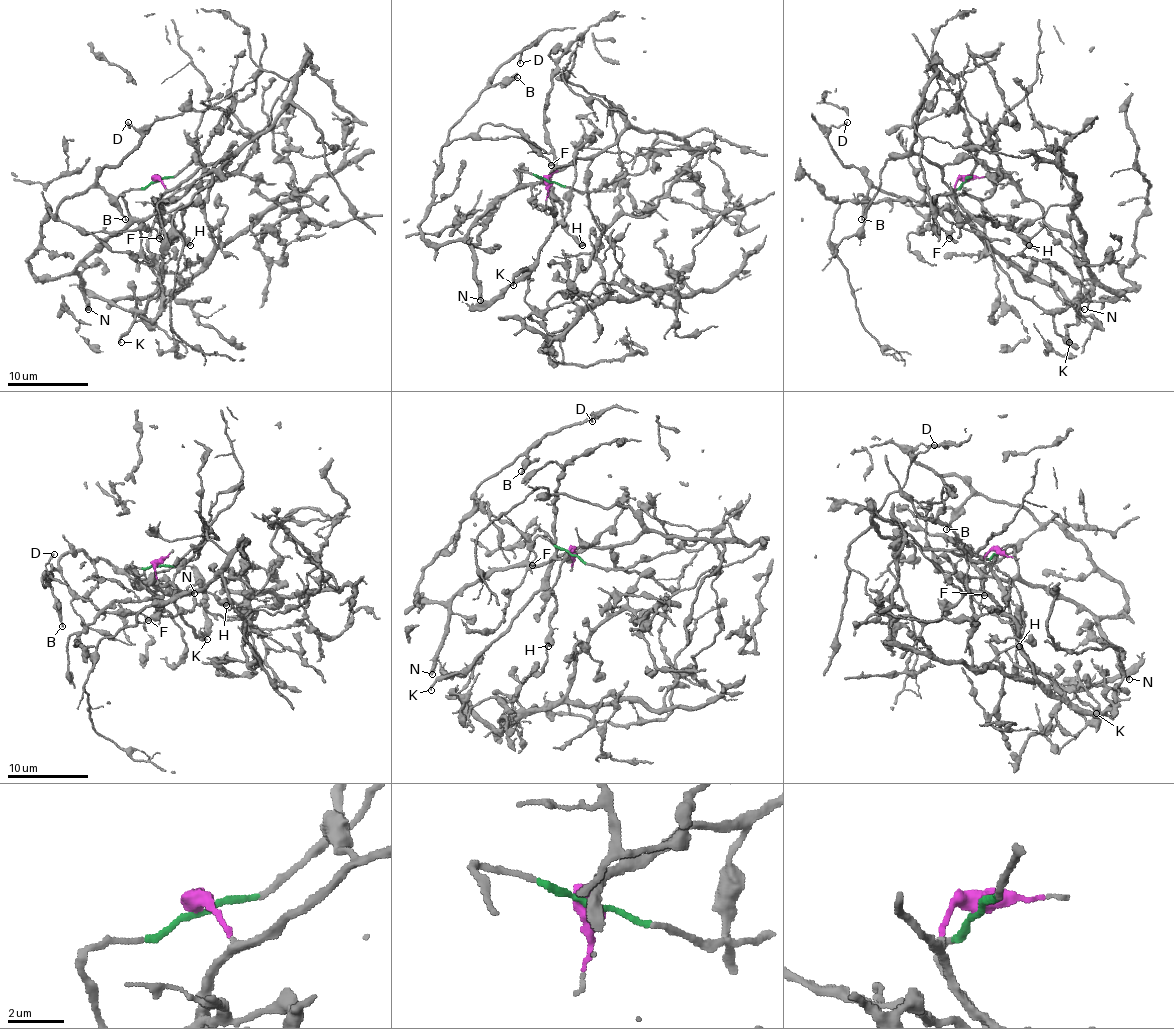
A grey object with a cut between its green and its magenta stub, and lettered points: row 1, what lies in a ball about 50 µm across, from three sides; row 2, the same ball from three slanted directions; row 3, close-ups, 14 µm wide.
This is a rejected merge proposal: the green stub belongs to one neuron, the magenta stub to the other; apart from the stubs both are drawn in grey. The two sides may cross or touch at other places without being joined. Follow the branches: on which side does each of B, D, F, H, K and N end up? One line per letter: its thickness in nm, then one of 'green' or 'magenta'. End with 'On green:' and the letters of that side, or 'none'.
B: calibre 170 nm; green
D: calibre 180 nm; green
F: calibre 280 nm; green
H: calibre 600 nm; magenta
K: calibre 220 nm; magenta
N: calibre 320 nm; green
On green: B, D, F, N

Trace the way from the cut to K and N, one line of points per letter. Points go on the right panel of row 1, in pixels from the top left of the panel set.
K: (965, 179), (957, 181), (955, 195), (983, 227), (991, 256), (1013, 288), (1048, 310), (1054, 328), (1070, 343)
N: (965, 181), (955, 193), (957, 203), (967, 213), (967, 221), (977, 233), (1015, 268), (1054, 284), (1084, 308)

